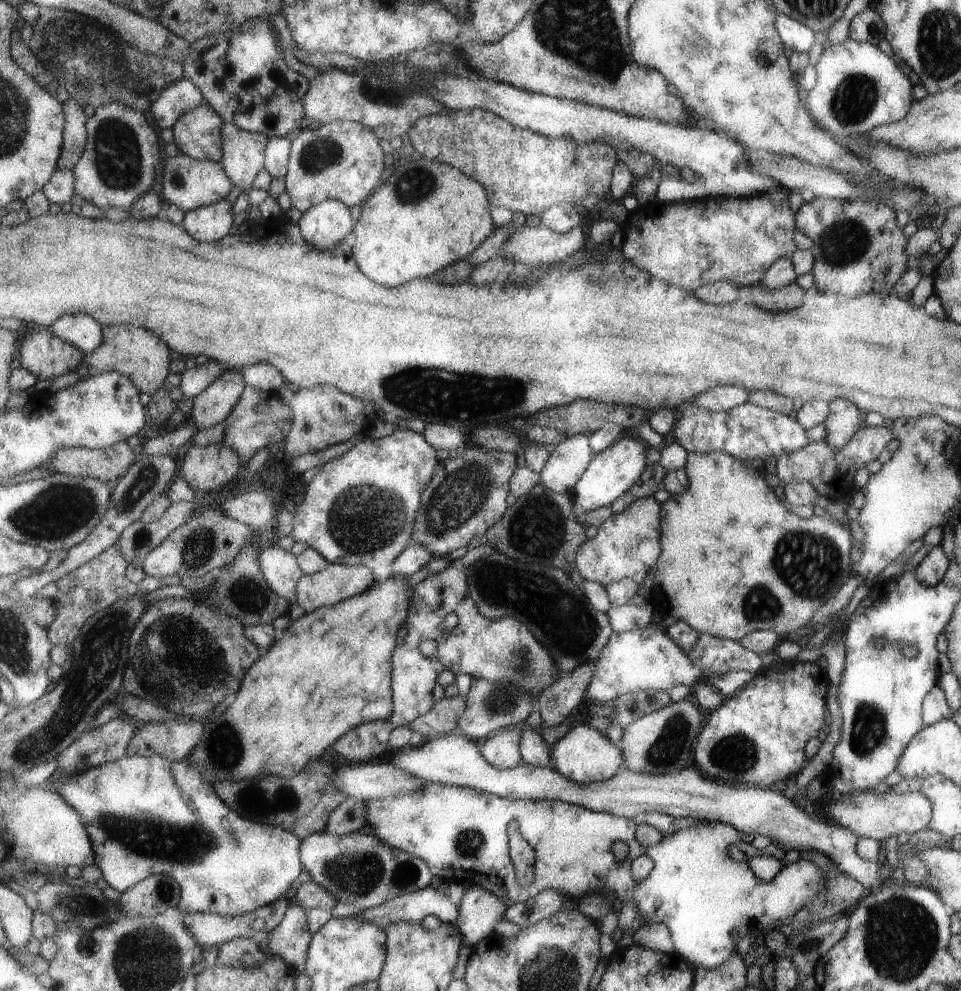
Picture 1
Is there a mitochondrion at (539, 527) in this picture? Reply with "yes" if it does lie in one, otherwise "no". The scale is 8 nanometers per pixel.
yes

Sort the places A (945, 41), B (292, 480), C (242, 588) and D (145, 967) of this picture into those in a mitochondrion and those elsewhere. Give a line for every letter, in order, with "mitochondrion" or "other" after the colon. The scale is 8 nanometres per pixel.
A: mitochondrion
B: other
C: mitochondrion
D: mitochondrion

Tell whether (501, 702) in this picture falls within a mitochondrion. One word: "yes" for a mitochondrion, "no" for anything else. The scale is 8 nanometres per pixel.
yes

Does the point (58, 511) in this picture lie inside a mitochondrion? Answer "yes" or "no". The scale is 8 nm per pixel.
yes

